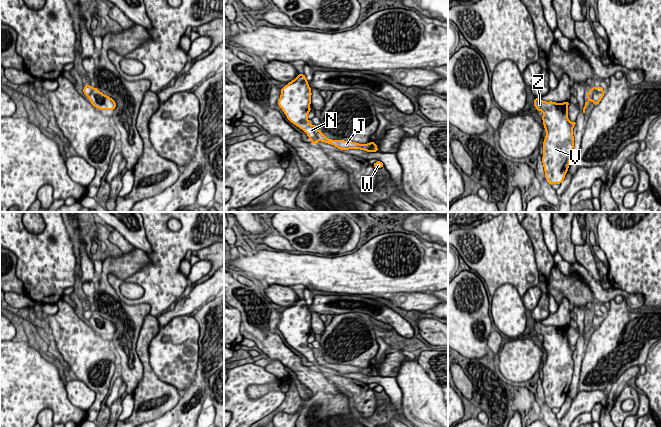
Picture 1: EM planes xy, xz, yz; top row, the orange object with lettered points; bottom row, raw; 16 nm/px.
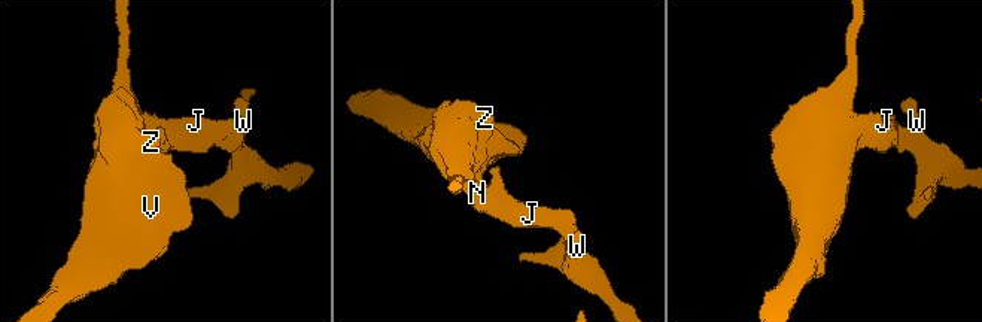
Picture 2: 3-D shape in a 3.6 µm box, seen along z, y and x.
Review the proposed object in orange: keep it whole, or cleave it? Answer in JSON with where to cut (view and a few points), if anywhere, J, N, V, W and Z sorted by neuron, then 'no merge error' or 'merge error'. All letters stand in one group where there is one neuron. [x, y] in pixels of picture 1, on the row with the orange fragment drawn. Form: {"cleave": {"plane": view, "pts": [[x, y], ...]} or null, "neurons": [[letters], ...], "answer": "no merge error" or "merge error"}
{"cleave": {"plane": "xz", "pts": [[316, 130], [316, 136], [319, 140]]}, "neurons": [["J", "W"], ["N", "V", "Z"]], "answer": "merge error"}

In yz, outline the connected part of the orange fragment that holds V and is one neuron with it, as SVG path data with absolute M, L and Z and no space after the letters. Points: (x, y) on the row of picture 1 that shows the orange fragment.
M535 98L534 106L542 111L546 136L543 142L542 163L550 185L561 184L568 171L574 148L573 128L576 121L568 119L568 102L545 102Z

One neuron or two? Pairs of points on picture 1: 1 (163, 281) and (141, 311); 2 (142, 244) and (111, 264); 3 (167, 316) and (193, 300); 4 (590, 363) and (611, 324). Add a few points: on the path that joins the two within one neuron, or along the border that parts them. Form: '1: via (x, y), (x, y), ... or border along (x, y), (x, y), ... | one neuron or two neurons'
1: border along (124, 302), (148, 304), (150, 313), (156, 317) | two neurons
2: border along (135, 247), (146, 254) | two neurons
3: via (173, 313), (187, 305) | one neuron
4: via (600, 353), (611, 342), (611, 334) | one neuron

